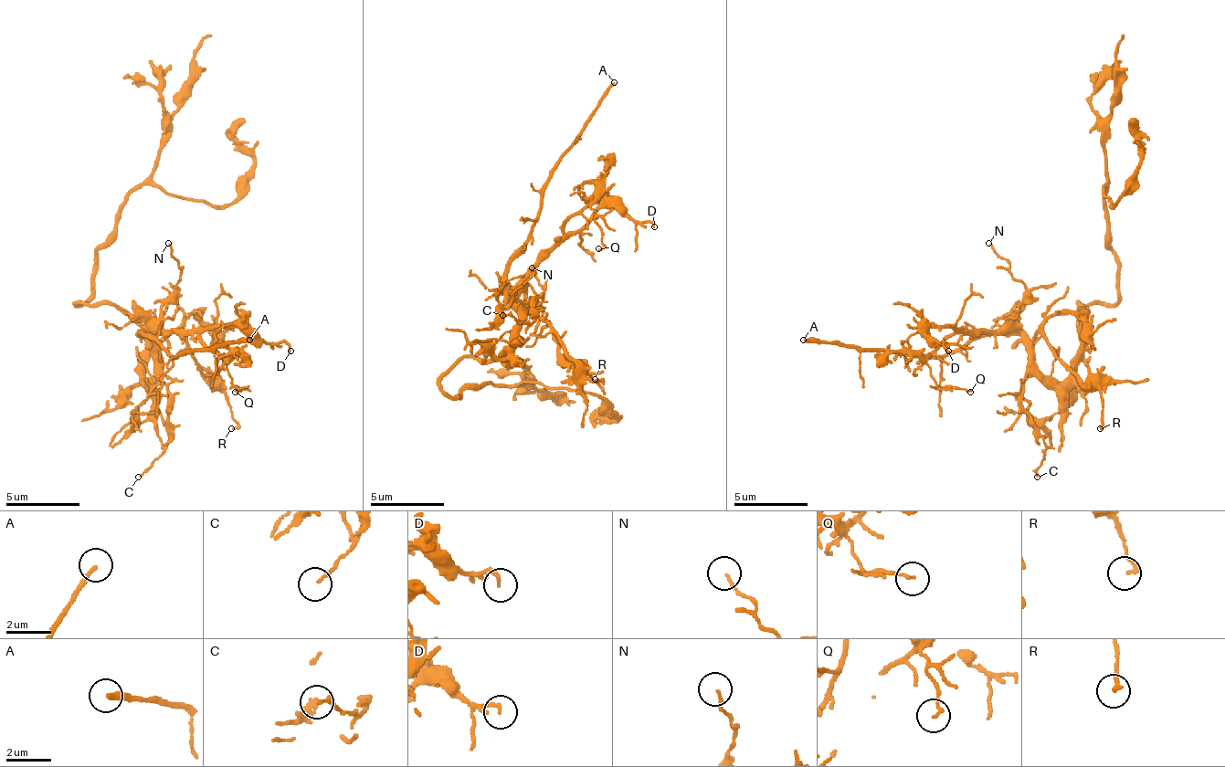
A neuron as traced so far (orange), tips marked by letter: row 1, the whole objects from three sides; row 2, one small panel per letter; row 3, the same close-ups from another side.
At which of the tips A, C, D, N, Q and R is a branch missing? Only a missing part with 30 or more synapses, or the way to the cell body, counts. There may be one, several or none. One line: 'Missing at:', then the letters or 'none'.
Missing at: A

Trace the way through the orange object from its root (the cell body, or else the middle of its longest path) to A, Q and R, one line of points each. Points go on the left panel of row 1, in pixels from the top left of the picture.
A: (120, 306), (142, 329), (149, 381), (153, 347), (142, 336), (149, 336), (172, 358), (249, 340)
Q: (120, 306), (142, 329), (149, 381), (153, 347), (145, 336), (190, 332), (227, 365), (235, 392)
R: (120, 306), (142, 329), (145, 381), (161, 343), (175, 332), (227, 399), (238, 425), (231, 428)

